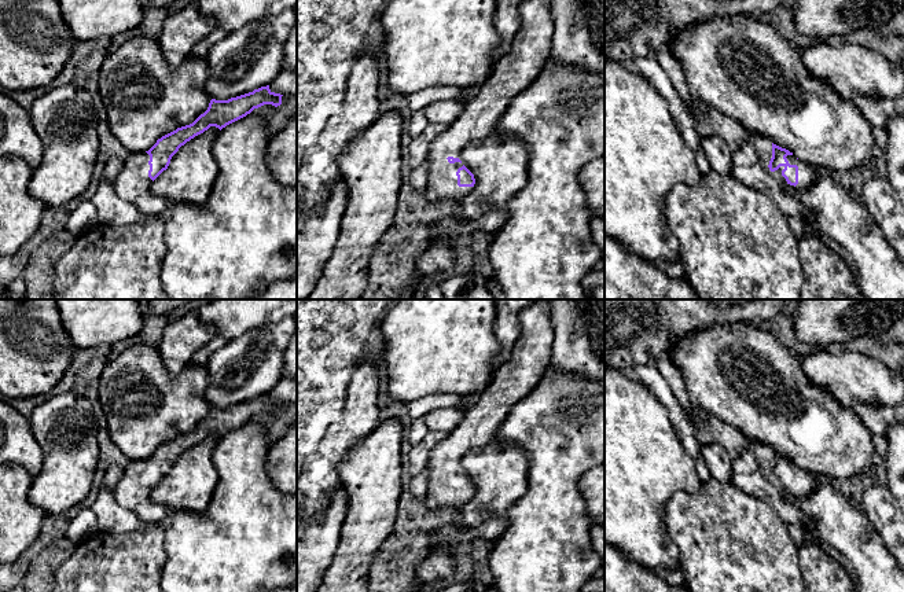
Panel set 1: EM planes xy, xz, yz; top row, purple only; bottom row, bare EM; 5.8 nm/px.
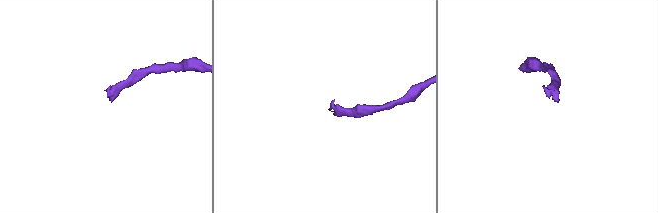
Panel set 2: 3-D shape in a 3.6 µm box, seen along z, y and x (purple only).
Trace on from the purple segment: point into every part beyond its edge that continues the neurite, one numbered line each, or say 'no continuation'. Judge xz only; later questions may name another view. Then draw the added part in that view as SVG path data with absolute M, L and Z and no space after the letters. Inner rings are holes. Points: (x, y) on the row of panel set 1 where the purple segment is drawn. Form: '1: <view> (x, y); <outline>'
1: xz (530, 48); M526 0L519 7L519 15L521 29L512 40L511 51L493 65L490 76L481 85L474 99L464 106L459 118L430 143L427 152L429 176L425 190L425 198L429 202L459 202L473 191L473 187L457 185L456 172L463 163L449 163L447 158L460 159L463 150L471 141L482 141L497 125L510 102L534 81L550 58L554 33L550 0Z

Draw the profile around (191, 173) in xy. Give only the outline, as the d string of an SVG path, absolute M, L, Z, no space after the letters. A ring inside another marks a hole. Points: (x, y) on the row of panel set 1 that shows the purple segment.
M210 126L181 146L172 157L168 169L152 181L151 191L169 203L203 206L220 172L212 151L218 132L218 128Z

